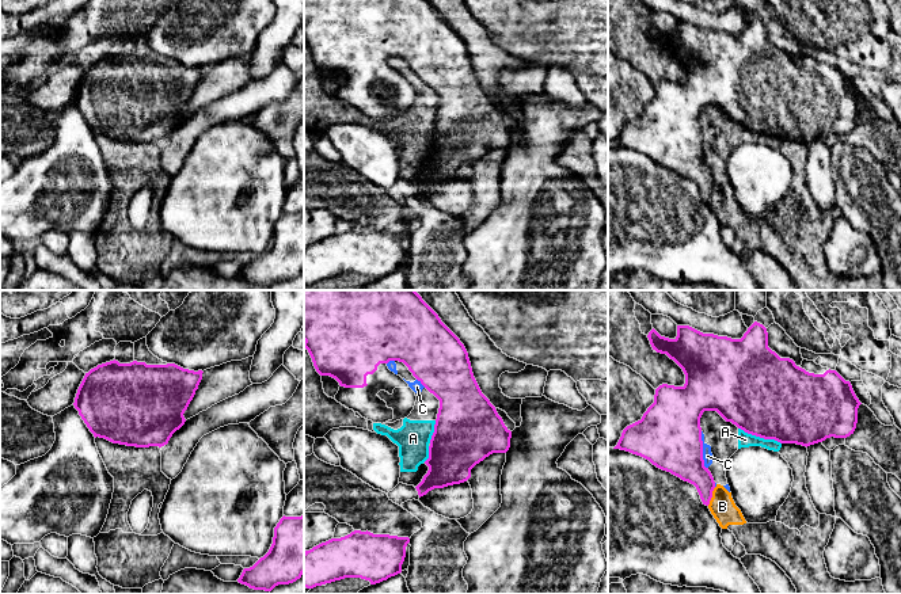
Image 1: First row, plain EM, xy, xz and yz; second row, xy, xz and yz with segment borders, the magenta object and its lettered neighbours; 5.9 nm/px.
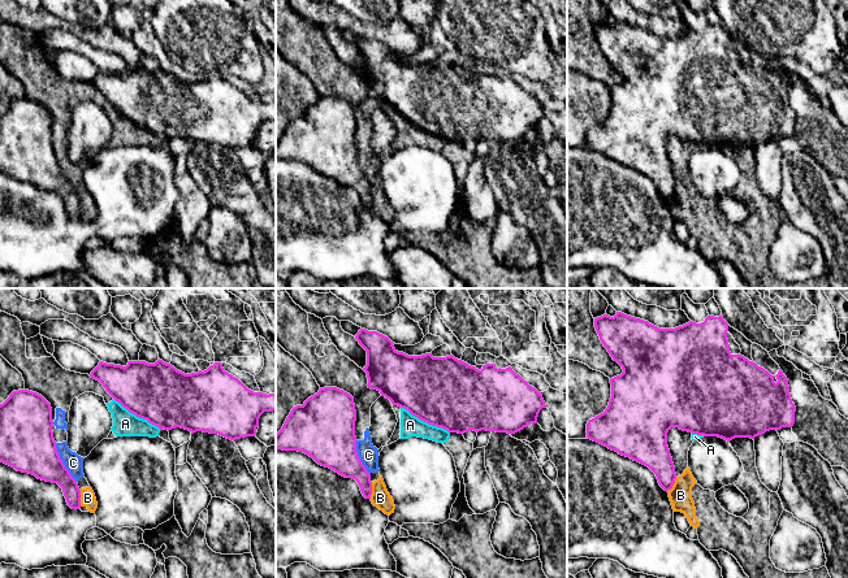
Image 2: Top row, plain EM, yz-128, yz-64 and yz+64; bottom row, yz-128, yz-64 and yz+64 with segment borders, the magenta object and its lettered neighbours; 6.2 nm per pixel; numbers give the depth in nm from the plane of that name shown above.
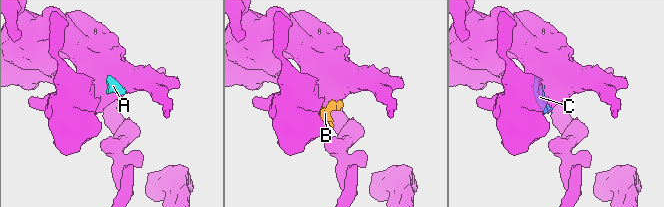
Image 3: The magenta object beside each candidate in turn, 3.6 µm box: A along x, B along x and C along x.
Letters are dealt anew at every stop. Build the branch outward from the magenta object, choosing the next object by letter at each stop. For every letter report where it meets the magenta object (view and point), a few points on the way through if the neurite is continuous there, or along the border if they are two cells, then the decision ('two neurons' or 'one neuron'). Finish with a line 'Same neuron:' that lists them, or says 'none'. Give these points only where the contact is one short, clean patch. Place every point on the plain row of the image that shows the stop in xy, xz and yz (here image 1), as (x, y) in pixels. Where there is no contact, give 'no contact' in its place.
A: contact yz (760, 133); border yz (738, 124), (764, 134), (774, 134), (780, 140); two neurons
B: contact yz (711, 193); two neurons
C: contact yz (702, 147); two neurons
Same neuron: none

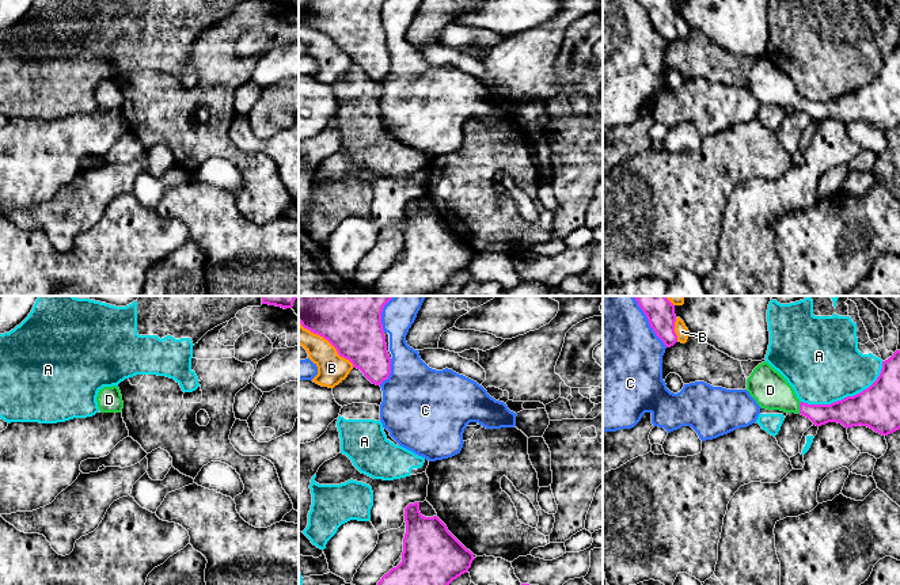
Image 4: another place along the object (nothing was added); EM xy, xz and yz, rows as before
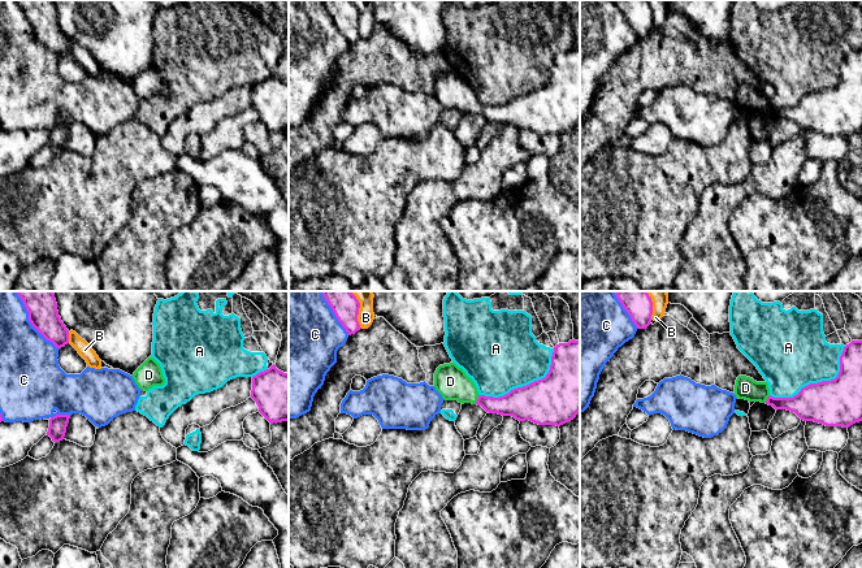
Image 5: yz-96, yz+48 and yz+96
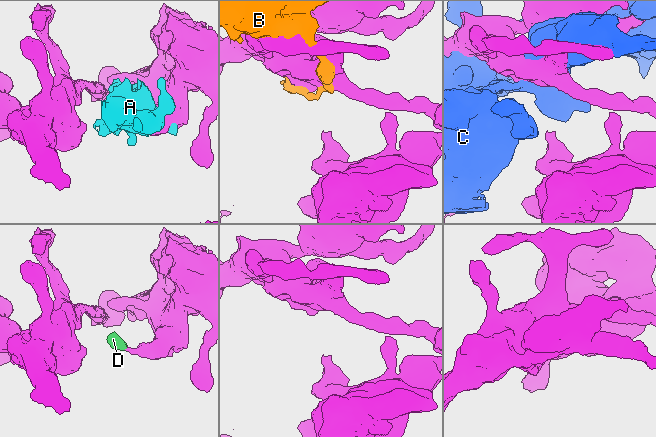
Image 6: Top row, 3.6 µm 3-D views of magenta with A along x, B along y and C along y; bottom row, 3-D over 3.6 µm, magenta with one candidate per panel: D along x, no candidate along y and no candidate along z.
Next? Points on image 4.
A: contact yz (847, 92); two neurons
B: contact xz (327, 35); two neurons
C: contact yz (650, 22); two neurons
D: contact yz (800, 103); way yz (842, 107), (809, 107), (800, 103), (770, 86); one neuron
Same neuron: D

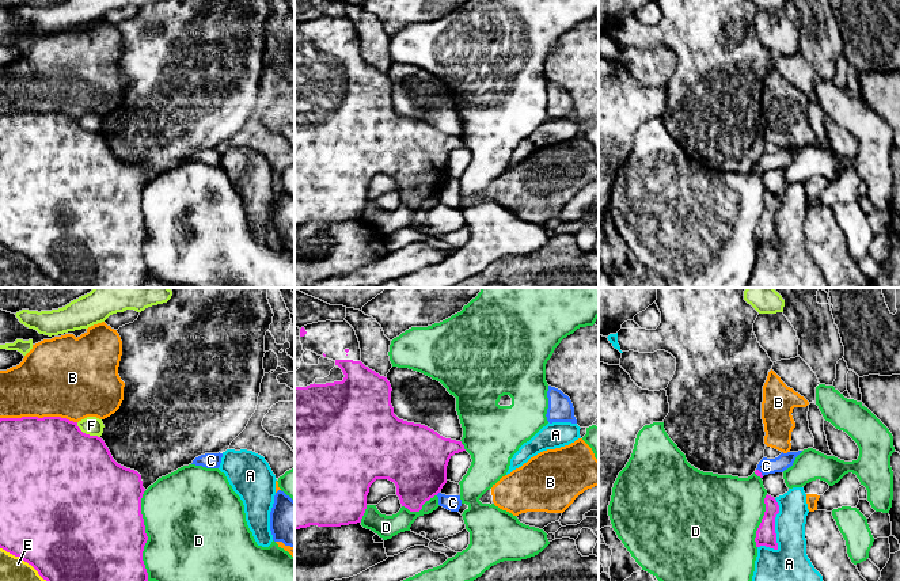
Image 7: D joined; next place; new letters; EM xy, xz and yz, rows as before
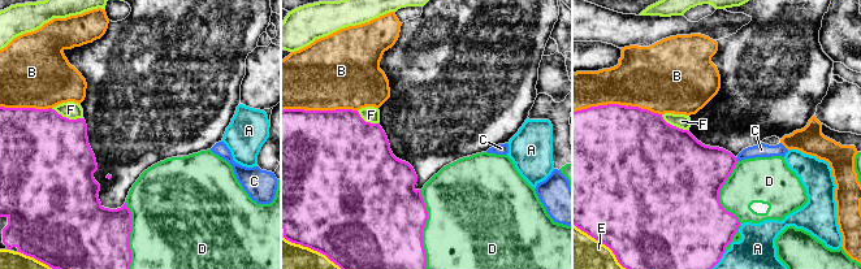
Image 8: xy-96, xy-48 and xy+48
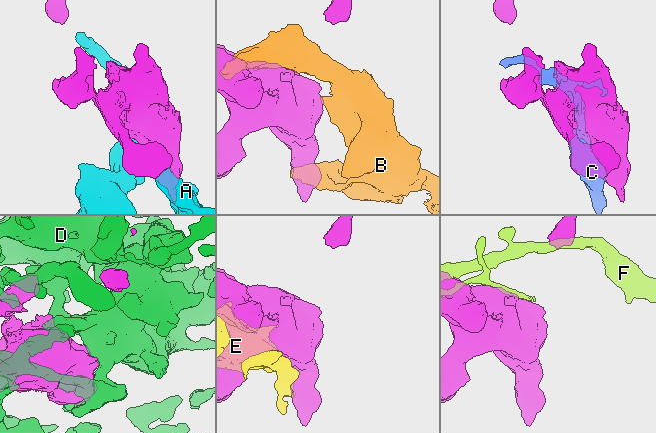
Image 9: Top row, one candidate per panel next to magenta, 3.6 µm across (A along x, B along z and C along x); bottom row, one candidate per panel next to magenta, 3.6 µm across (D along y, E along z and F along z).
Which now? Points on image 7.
A: contact yz (774, 228); two neurons
B: contact xy (37, 113); two neurons
C: contact xz (437, 189); two neurons
D: contact xy (145, 231); two neurons
E: contact xy (29, 259); two neurons
F: contact xy (87, 130); two neurons
Same neuron: none

